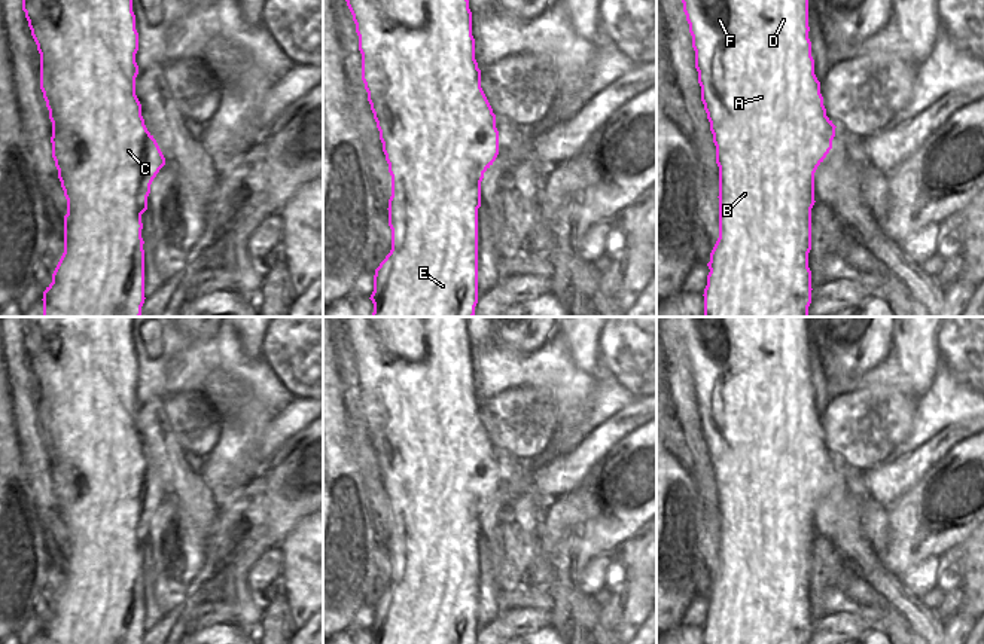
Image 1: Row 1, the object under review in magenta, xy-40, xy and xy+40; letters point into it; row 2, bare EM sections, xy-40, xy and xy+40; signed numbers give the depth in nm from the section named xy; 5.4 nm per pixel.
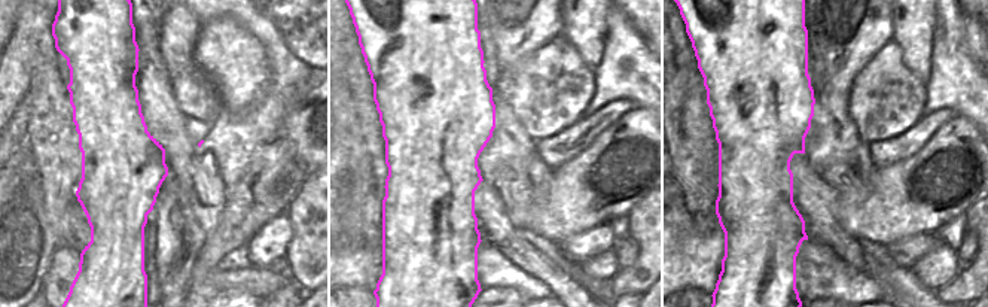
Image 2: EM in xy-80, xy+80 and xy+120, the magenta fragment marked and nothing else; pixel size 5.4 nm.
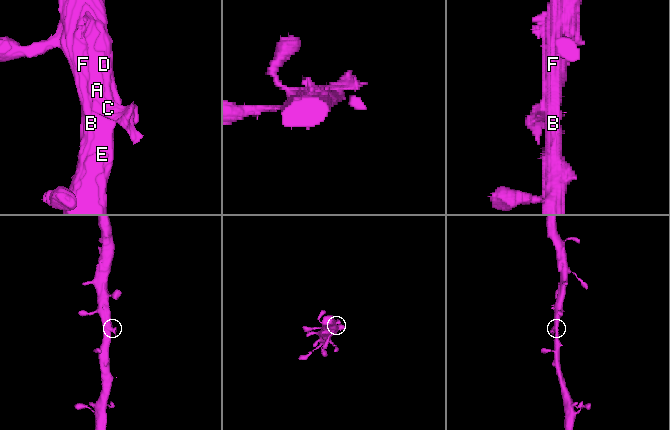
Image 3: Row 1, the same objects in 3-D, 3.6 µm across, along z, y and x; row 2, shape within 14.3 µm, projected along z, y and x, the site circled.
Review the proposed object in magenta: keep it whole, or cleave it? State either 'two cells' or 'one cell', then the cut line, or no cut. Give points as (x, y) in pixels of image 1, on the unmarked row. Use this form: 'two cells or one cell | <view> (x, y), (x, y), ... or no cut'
one cell | no cut

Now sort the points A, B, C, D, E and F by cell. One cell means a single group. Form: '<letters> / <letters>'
A B C D E F

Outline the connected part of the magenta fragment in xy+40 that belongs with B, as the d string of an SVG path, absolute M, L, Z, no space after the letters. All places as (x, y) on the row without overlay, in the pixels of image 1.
M676 317L692 369L695 402L701 434L710 455L719 500L719 571L707 596L710 605L704 622L704 644L808 644L811 637L811 541L814 538L814 506L832 482L835 458L826 449L820 415L814 408L808 372L808 317Z

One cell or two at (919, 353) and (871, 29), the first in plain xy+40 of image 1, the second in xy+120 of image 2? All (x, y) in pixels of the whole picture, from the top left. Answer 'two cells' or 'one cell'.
two cells

